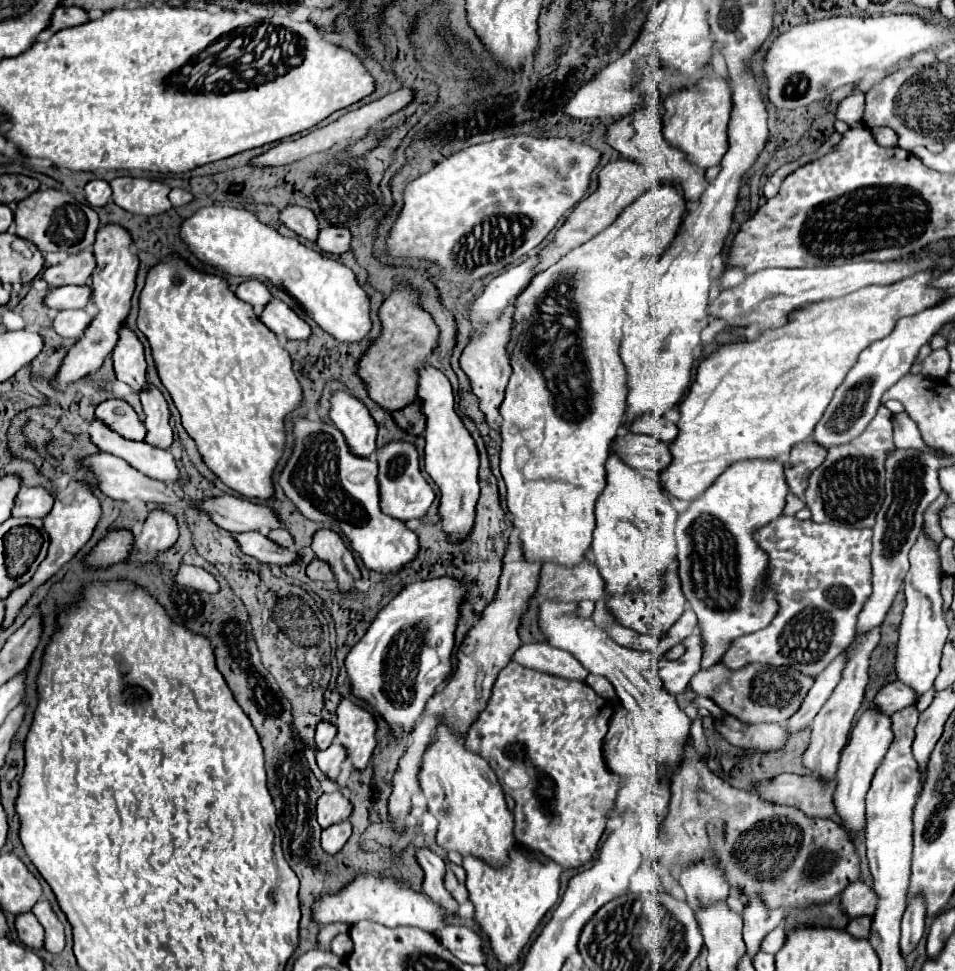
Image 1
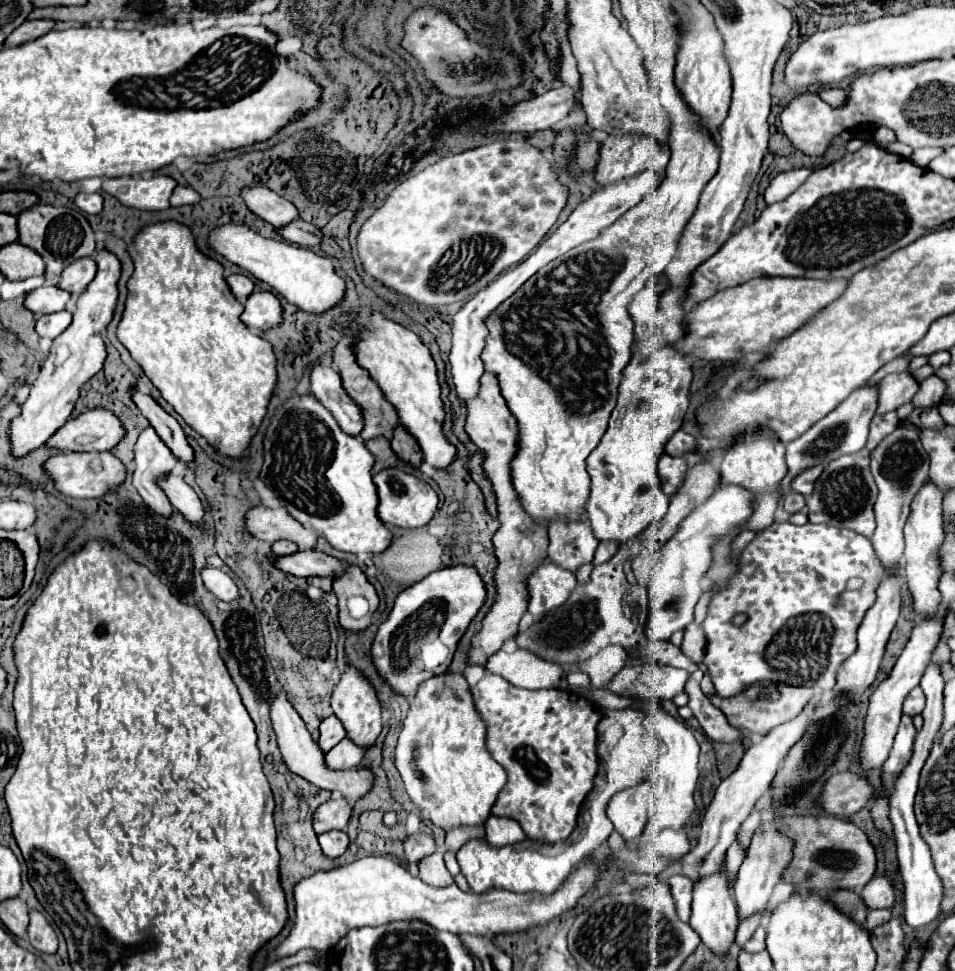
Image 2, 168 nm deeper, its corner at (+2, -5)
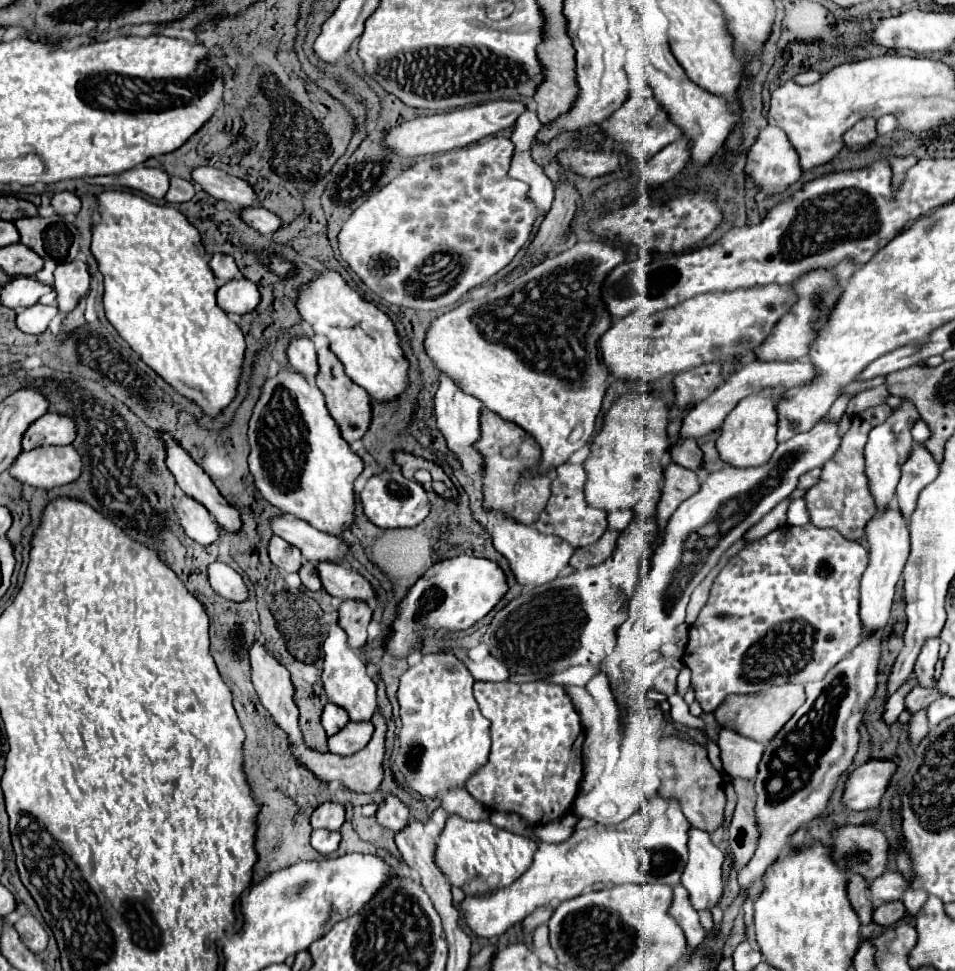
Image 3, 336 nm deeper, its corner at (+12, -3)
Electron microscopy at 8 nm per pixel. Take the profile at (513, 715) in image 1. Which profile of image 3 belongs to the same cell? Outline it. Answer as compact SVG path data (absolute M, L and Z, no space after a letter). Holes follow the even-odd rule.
M478 681L474 685L474 697L480 705L482 715L490 721L490 755L488 763L466 781L466 791L484 803L488 809L504 811L504 813L520 813L522 819L538 825L542 821L552 821L554 817L562 817L572 809L574 797L578 793L578 785L582 779L582 743L584 729L580 717L570 701L568 693L562 685L554 683L486 683Z

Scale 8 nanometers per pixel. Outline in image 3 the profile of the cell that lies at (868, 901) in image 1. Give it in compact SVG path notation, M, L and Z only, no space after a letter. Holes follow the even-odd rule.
M886 871L884 875L880 875L878 879L872 881L870 885L870 897L878 899L878 901L898 901L902 897L902 893L908 887L908 879L900 877L900 873L896 871Z

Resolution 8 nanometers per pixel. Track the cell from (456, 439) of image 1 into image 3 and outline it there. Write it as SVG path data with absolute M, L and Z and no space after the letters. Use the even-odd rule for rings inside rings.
M332 269L320 271L314 281L302 285L296 307L302 319L312 325L314 333L326 335L330 351L340 359L346 375L364 387L372 399L392 401L392 397L406 389L408 361L402 355L396 327L386 313L364 301L350 285L346 285L340 273Z

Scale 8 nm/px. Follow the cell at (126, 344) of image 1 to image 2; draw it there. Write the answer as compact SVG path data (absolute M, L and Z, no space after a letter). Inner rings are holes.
M132 385L132 401L140 409L140 413L150 421L150 425L156 429L160 439L172 449L172 453L182 461L192 461L194 451L186 441L186 435L178 421L170 417L150 395L144 395L136 385Z

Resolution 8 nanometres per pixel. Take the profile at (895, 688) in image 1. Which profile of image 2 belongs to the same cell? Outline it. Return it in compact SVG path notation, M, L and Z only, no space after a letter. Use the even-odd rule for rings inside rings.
M916 687L916 689L912 689L912 691L910 691L908 699L904 699L902 713L904 713L904 715L910 715L910 717L914 717L914 715L922 713L922 709L924 709L924 693L922 693L922 689L920 689L920 687Z

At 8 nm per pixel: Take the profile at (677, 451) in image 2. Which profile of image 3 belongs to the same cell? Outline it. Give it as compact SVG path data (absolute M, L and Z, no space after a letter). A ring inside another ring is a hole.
M684 439L678 441L670 447L670 457L674 463L692 469L696 473L702 471L702 449L698 447L698 443L694 439Z

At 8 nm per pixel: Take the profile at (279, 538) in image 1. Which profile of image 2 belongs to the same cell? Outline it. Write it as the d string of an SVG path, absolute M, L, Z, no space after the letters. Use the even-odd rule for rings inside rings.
M276 541L276 543L272 545L272 551L274 551L276 555L290 555L290 553L296 553L298 547L296 547L296 543L292 543L292 541Z

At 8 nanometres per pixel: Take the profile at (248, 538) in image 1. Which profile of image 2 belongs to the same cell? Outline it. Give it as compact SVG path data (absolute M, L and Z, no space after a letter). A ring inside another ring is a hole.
M296 551L292 555L272 555L272 563L276 569L290 573L294 577L312 577L312 575L322 575L322 577L334 577L342 571L342 561L320 553L320 551Z

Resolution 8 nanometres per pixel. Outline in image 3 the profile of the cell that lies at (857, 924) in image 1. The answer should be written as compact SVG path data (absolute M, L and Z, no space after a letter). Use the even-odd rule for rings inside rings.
M894 901L894 903L884 903L874 911L874 923L878 925L892 925L896 921L900 921L906 915L906 907L902 901Z

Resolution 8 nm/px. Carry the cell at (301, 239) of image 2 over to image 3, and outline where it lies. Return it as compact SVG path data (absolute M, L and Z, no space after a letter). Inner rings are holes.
M264 207L240 209L240 217L242 217L250 227L254 227L258 233L262 233L262 235L274 233L276 229L280 229L280 227L284 225L284 223L280 221L280 217L276 217L274 213L270 213L270 211L264 209Z

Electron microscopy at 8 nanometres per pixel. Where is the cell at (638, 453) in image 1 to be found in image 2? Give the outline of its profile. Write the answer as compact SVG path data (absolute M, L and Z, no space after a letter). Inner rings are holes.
M664 453L658 461L658 471L660 471L664 493L672 495L684 481L684 475L688 471L688 461L684 457L670 457Z

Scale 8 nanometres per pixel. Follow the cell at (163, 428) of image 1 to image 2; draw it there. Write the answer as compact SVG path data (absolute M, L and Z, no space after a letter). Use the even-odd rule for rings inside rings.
M146 427L140 433L134 461L136 471L132 475L132 483L136 483L136 489L140 491L144 503L148 503L148 507L152 507L156 515L168 515L168 511L174 511L168 497L156 485L156 479L174 469L176 457L172 455L172 451L168 451L168 447L164 447L164 441L156 435L152 427Z

